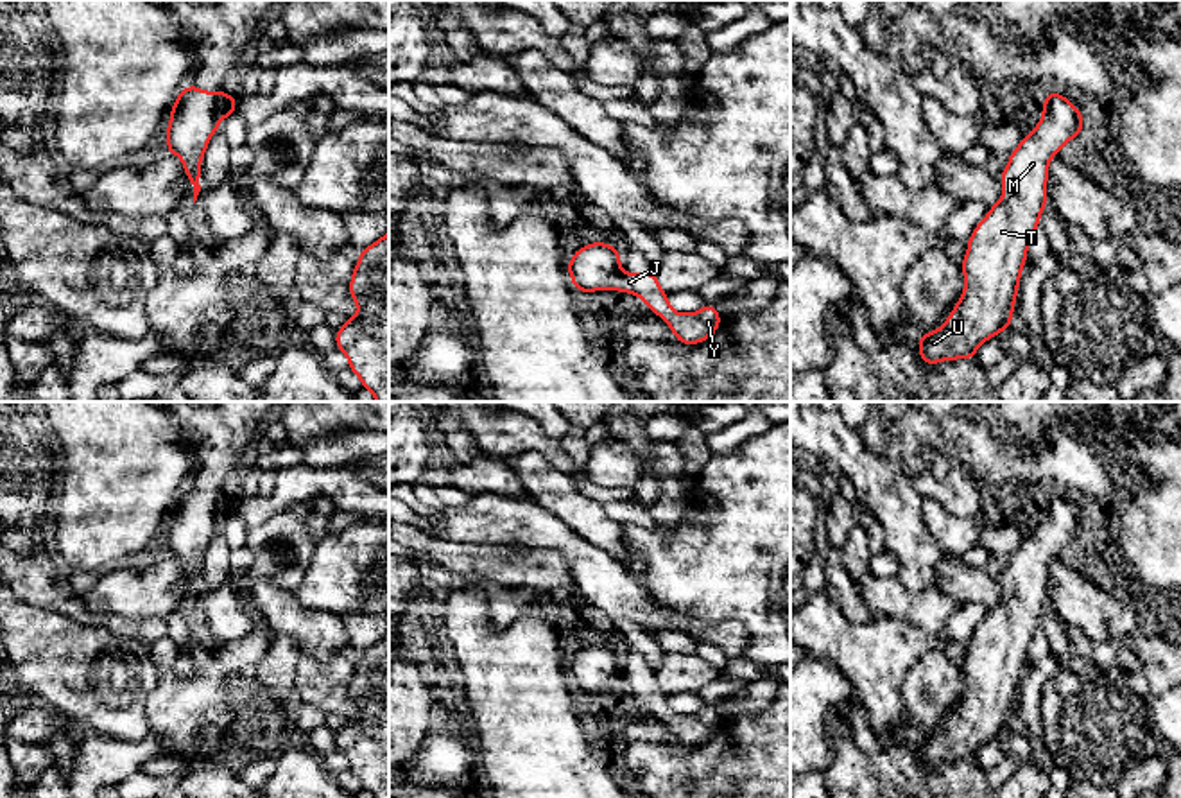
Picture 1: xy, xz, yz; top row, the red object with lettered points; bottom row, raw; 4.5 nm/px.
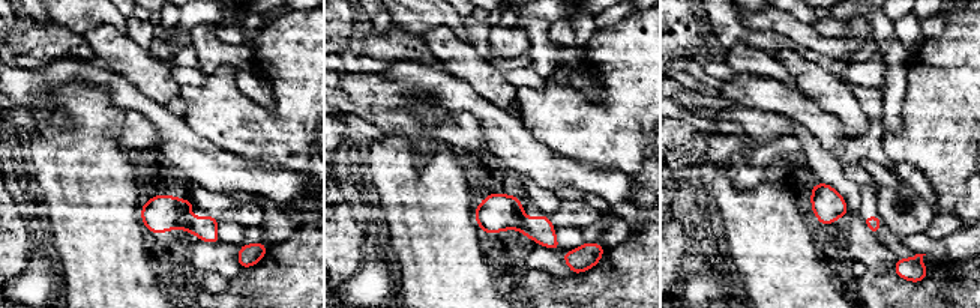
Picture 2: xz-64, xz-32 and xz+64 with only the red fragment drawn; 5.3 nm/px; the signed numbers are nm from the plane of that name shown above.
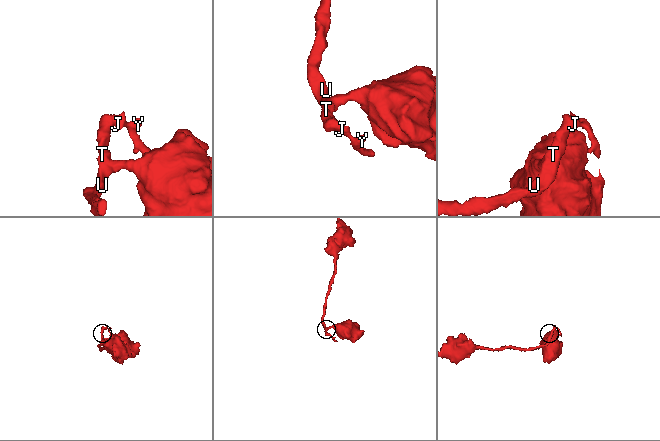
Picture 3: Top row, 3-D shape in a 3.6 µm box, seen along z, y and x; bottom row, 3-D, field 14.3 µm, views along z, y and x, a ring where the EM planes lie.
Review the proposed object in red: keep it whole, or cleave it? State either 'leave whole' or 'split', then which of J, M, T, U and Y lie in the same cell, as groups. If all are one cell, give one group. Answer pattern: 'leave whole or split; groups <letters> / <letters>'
leave whole; groups J M T U Y

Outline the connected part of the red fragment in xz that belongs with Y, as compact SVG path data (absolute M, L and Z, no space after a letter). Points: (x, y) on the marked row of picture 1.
M600 240L579 247L568 262L568 274L577 292L595 292L615 289L642 298L647 308L659 316L683 344L699 344L710 339L722 317L713 305L704 305L697 312L676 312L663 292L654 273L624 273L620 253L611 244Z

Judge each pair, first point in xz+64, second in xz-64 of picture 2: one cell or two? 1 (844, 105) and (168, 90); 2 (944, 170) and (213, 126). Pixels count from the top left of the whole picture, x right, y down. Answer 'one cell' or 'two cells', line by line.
1: one cell
2: one cell

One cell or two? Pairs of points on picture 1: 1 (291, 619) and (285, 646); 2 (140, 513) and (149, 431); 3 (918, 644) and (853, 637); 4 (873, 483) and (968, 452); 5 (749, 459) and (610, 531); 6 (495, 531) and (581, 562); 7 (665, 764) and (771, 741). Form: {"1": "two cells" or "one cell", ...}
{"1": "two cells", "2": "one cell", "3": "one cell", "4": "two cells", "5": "two cells", "6": "one cell", "7": "one cell"}

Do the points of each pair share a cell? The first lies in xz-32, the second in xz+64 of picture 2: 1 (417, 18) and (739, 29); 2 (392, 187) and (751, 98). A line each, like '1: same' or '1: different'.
1: different
2: different

